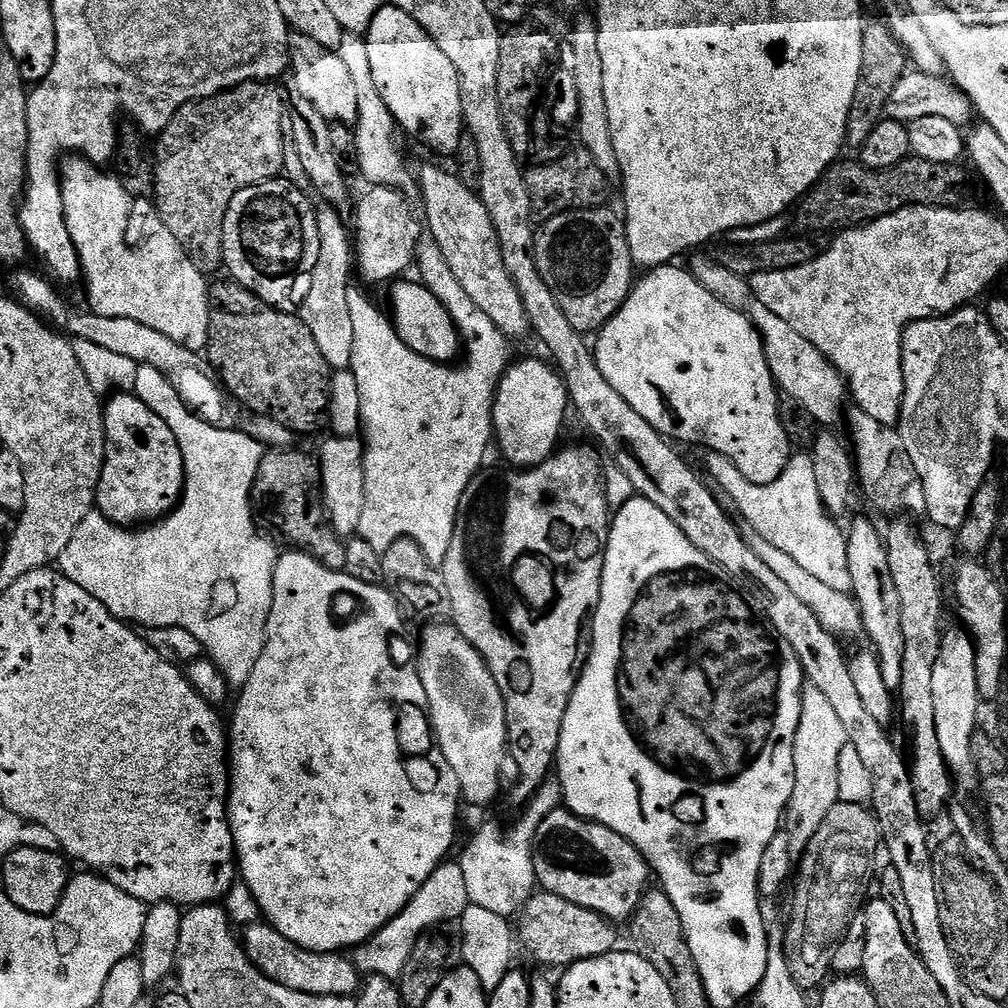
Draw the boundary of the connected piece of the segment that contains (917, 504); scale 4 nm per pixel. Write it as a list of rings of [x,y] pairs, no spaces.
[[[855,406],[847,409],[846,424],[847,420],[848,432],[852,435],[850,448],[854,453],[855,475],[869,502],[888,518],[912,514],[908,512],[926,513],[926,490],[922,490],[922,478],[918,476],[918,470],[914,470],[914,462],[910,462],[910,453],[906,451],[899,431],[877,422],[866,414],[866,410]]]

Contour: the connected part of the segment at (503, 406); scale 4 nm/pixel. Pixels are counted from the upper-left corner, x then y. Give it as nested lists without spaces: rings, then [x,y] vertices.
[[[547,359],[544,360],[520,360],[517,364],[515,361],[496,388],[496,401],[492,407],[494,444],[516,470],[533,468],[553,456],[561,443],[564,415],[570,412],[564,377]]]

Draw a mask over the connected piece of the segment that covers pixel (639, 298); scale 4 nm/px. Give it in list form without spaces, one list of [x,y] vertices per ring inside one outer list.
[[[661,266],[651,269],[647,274],[641,275],[644,276],[641,280],[639,277],[633,283],[631,292],[624,300],[624,305],[608,319],[608,323],[600,329],[595,337],[597,340],[596,344],[594,340],[594,355],[598,370],[602,370],[602,378],[606,378],[606,382],[610,382],[610,386],[614,386],[614,390],[618,390],[618,394],[622,394],[622,398],[626,398],[626,402],[630,402],[630,406],[634,406],[634,410],[638,410],[638,414],[642,414],[642,418],[646,418],[646,422],[650,422],[650,426],[654,426],[654,430],[658,430],[669,440],[679,442],[681,445],[683,445],[682,443],[701,444],[702,447],[709,448],[709,453],[725,456],[727,460],[734,462],[736,469],[751,484],[774,482],[786,470],[789,460],[794,455],[794,449],[788,443],[786,430],[782,430],[778,389],[770,372],[762,338],[756,327],[741,312],[726,306],[726,302],[714,298],[714,294],[710,294],[710,290],[706,290],[706,286],[699,284],[687,267],[676,267]]]

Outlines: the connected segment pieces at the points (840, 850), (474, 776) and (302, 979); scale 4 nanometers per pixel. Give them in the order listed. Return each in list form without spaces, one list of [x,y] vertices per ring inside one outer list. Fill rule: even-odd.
[[[835,804],[830,814],[826,814],[822,826],[818,826],[818,834],[810,838],[806,850],[794,868],[794,879],[790,884],[792,913],[788,916],[788,928],[783,929],[784,953],[788,959],[790,974],[799,988],[819,989],[829,979],[836,947],[840,945],[850,922],[857,919],[858,913],[865,907],[866,897],[869,895],[868,883],[871,880],[873,883],[874,880],[872,863],[876,860],[876,851],[881,851],[881,848],[880,824],[876,821],[871,807],[863,804]]]
[[[432,622],[420,636],[420,653],[416,656],[414,667],[422,678],[422,690],[426,690],[428,719],[446,762],[450,762],[450,770],[458,778],[461,797],[472,804],[488,804],[500,792],[500,783],[504,780],[504,767],[510,764],[508,747],[508,723],[506,722],[506,706],[502,698],[502,690],[498,690],[498,682],[494,682],[494,674],[486,666],[486,662],[474,650],[474,646],[465,638],[451,622]]]
[[[267,922],[247,925],[242,932],[242,943],[254,967],[290,990],[315,996],[350,997],[355,997],[360,991],[362,974],[347,955],[335,952],[311,952],[299,948],[294,942],[282,938],[282,934],[278,934],[278,930],[274,930]]]

